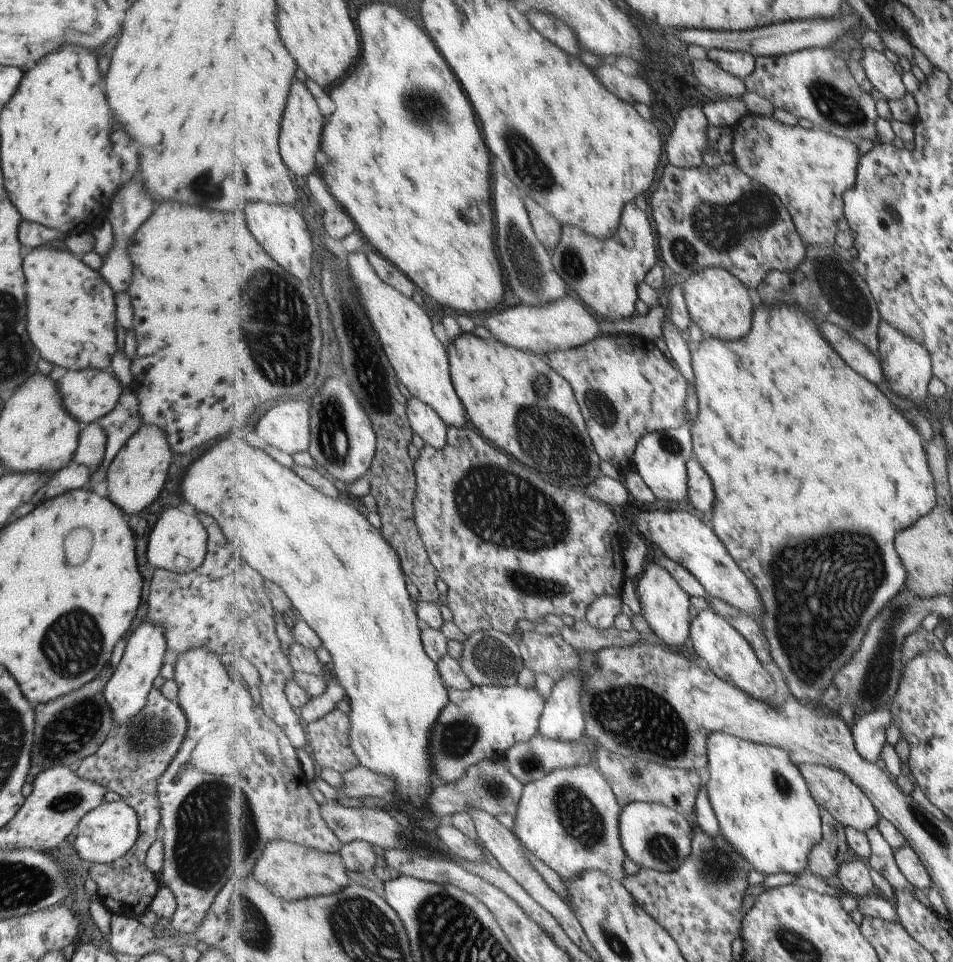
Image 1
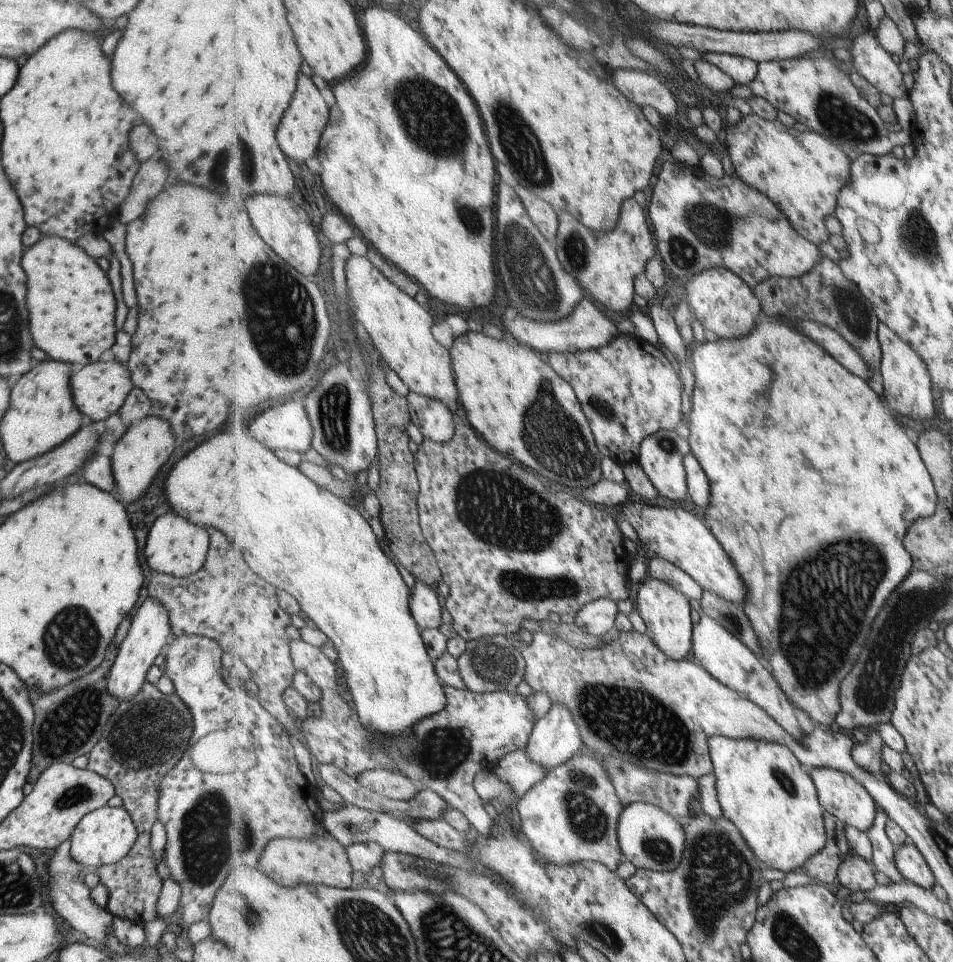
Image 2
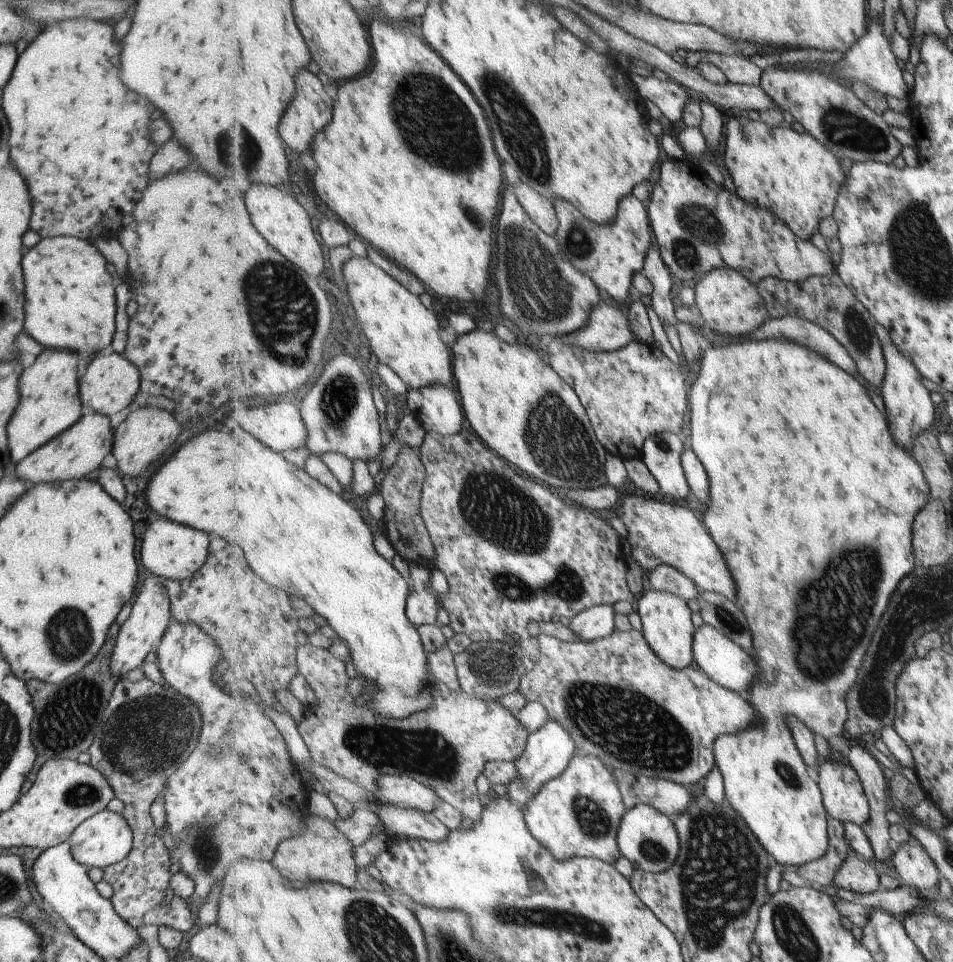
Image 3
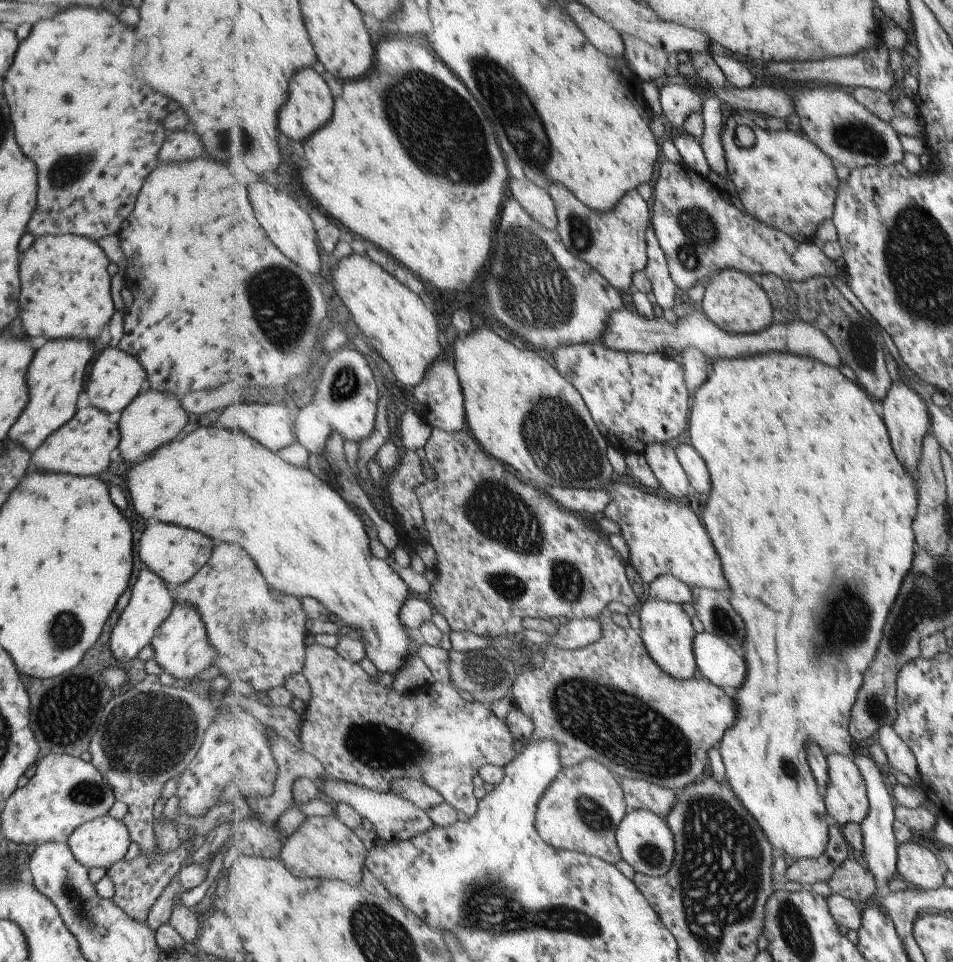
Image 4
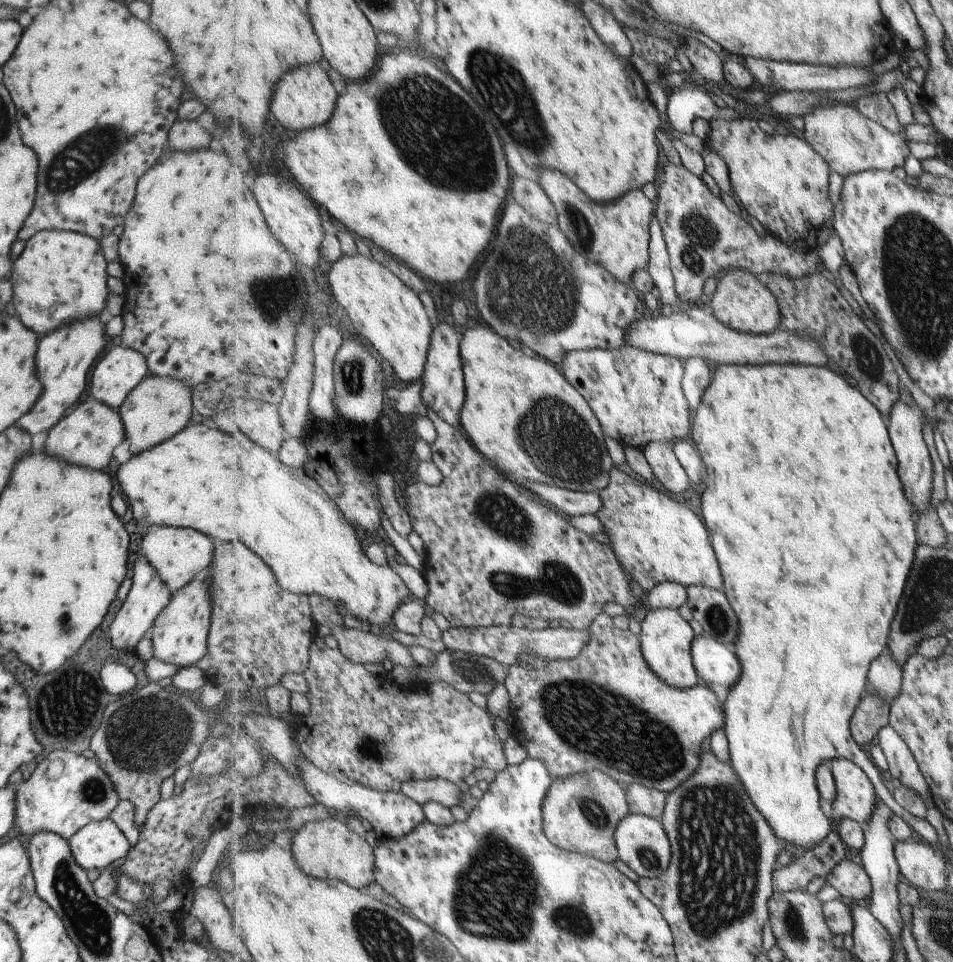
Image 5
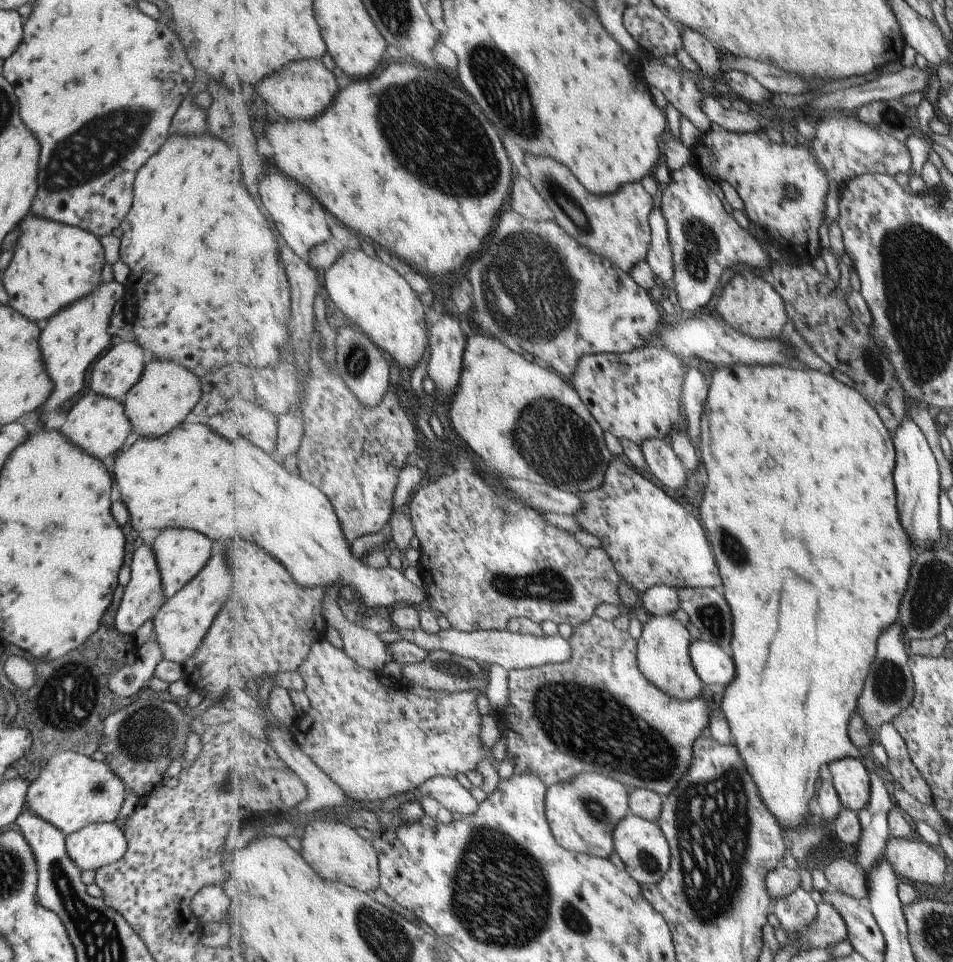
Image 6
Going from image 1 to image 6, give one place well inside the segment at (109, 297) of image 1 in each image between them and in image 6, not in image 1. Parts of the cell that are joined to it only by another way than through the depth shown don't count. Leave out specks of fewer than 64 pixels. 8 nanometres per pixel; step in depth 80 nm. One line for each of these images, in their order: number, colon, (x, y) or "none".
2: (70, 306)
3: (69, 302)
4: (64, 291)
5: (60, 275)
6: (53, 264)

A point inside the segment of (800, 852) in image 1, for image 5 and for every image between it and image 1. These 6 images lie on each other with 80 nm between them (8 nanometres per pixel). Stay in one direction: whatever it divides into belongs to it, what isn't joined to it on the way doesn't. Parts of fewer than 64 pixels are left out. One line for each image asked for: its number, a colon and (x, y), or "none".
2: (762, 787)
3: (785, 478)
4: (819, 557)
5: (812, 490)

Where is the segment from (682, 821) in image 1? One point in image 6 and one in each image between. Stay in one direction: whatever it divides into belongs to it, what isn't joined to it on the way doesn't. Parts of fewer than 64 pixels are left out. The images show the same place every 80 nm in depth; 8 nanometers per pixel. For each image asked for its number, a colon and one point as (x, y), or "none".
2: (651, 838)
3: (648, 838)
4: (647, 843)
5: (643, 843)
6: (643, 847)

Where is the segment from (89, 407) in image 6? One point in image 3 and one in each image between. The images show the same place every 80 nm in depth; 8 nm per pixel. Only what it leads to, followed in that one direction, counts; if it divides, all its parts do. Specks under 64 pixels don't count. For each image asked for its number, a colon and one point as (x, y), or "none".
3: (73, 453)
4: (83, 445)
5: (87, 436)

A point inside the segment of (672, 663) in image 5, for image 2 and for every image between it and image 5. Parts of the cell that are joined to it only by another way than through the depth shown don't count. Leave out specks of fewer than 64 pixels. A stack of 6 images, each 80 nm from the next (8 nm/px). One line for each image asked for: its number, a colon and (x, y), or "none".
2: (666, 611)
3: (666, 619)
4: (667, 631)

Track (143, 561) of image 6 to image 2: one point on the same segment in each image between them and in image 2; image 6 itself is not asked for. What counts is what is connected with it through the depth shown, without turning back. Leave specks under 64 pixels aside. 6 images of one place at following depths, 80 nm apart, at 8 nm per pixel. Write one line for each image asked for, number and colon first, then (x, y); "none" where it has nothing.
2: (148, 631)
3: (150, 612)
4: (150, 601)
5: (147, 595)

